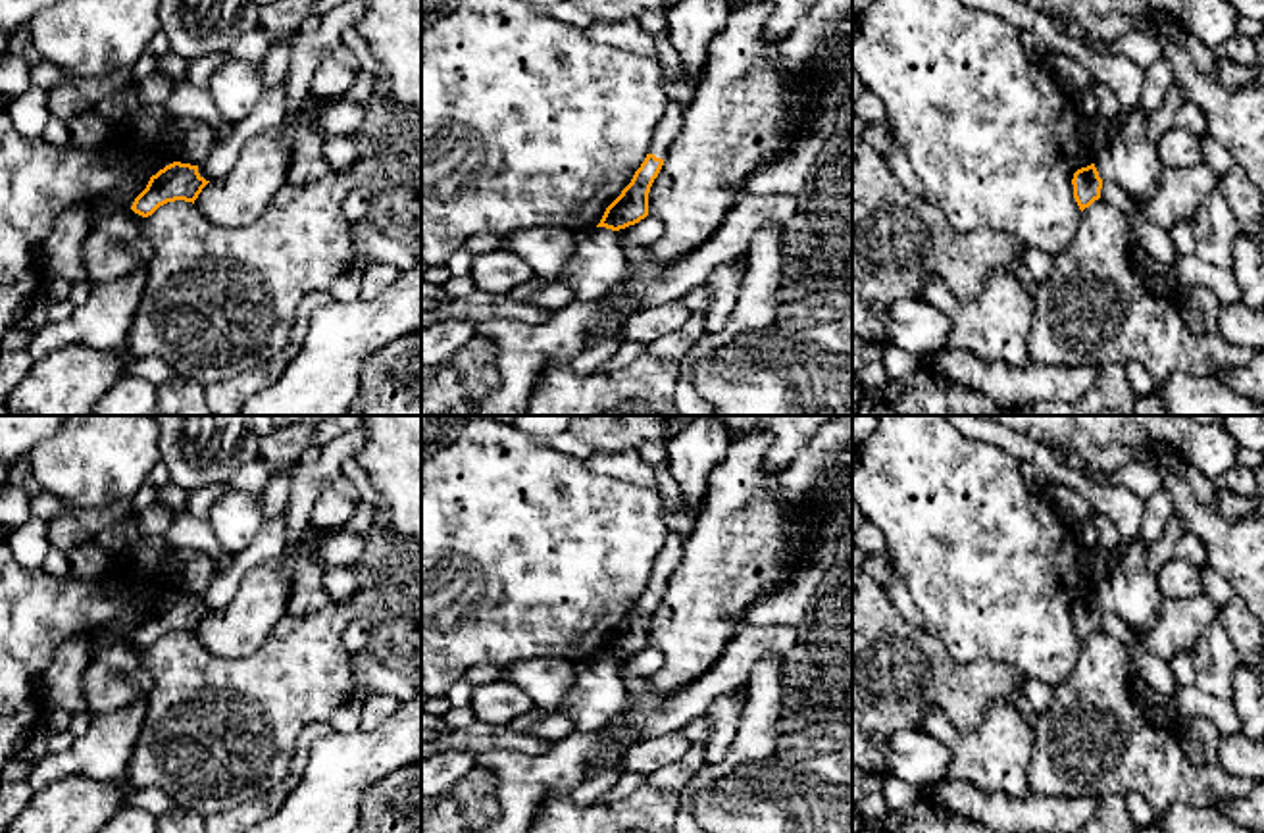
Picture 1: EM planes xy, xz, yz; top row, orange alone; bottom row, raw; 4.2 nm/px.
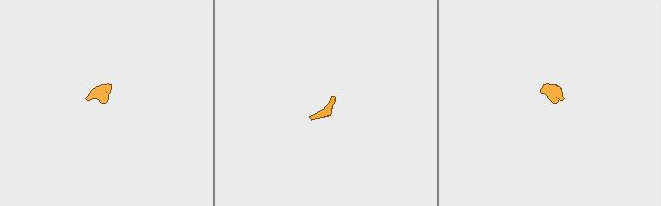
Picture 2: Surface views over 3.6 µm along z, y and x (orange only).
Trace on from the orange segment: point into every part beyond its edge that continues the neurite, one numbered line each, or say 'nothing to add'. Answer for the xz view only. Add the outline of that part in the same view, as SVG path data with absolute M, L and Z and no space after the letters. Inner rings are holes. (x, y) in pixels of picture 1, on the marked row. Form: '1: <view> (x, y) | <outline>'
1: xz (672, 120) | M668 98L666 112L652 133L648 154L654 154L656 158L664 160L681 125L683 125L683 108L675 100Z

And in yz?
nothing to add

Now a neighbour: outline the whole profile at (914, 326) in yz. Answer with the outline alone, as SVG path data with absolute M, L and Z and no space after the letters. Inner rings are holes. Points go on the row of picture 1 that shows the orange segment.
M922 296L897 300L889 310L889 342L922 360L947 348L948 335L950 321Z

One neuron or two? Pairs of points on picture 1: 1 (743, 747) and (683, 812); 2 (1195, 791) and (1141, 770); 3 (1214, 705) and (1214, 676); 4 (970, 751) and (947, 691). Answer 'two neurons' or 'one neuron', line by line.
1: one neuron
2: one neuron
3: two neurons
4: two neurons

